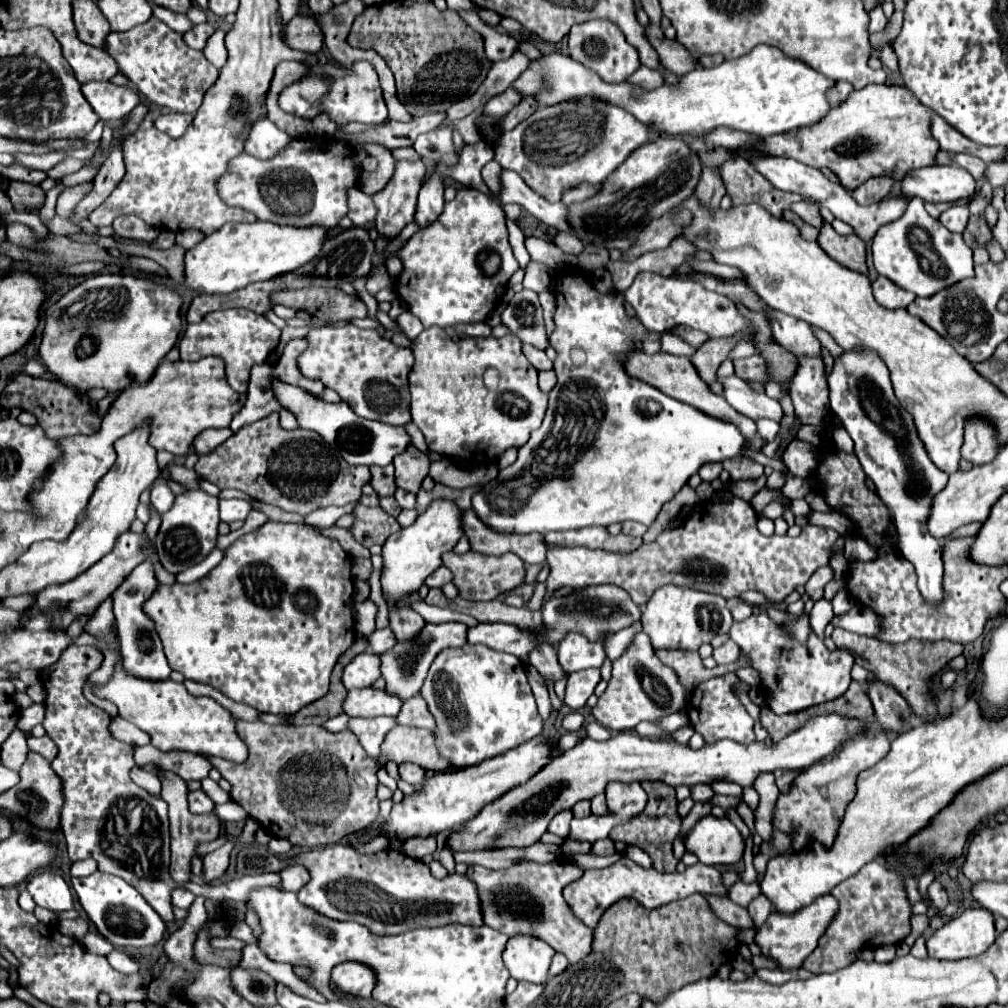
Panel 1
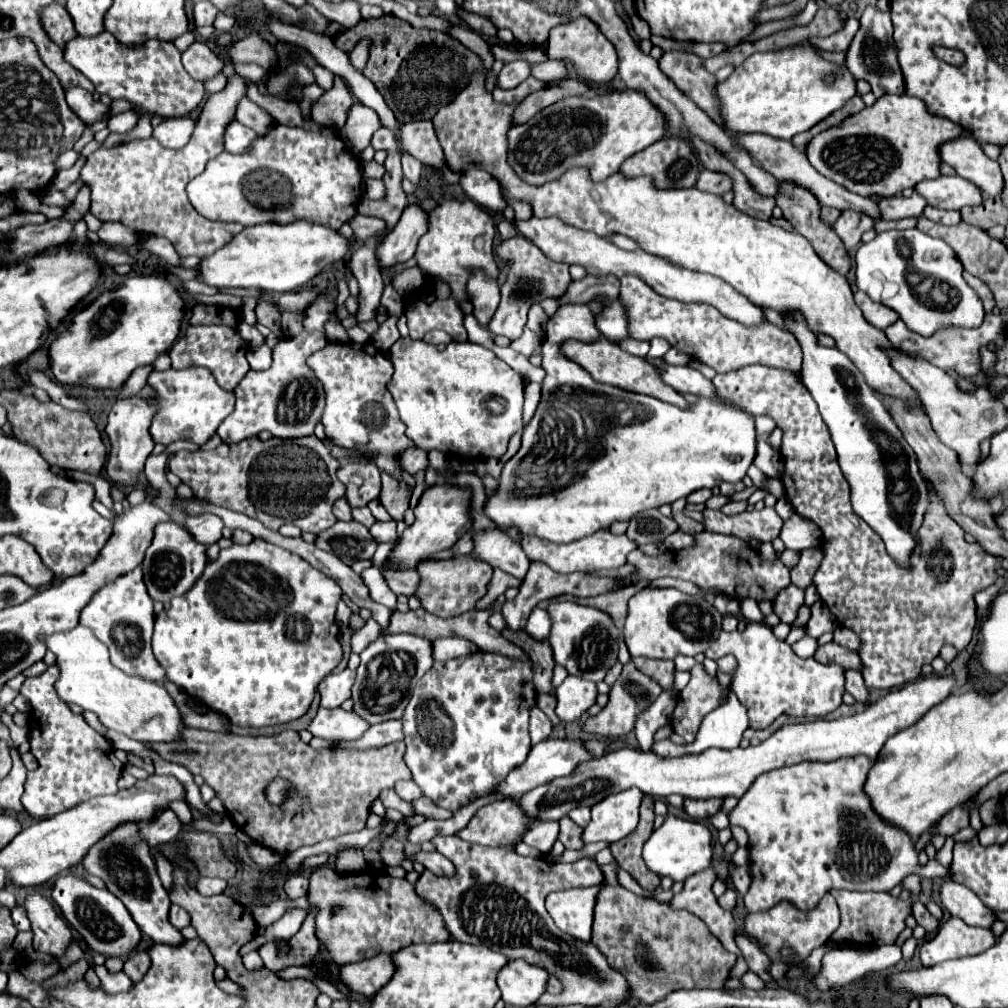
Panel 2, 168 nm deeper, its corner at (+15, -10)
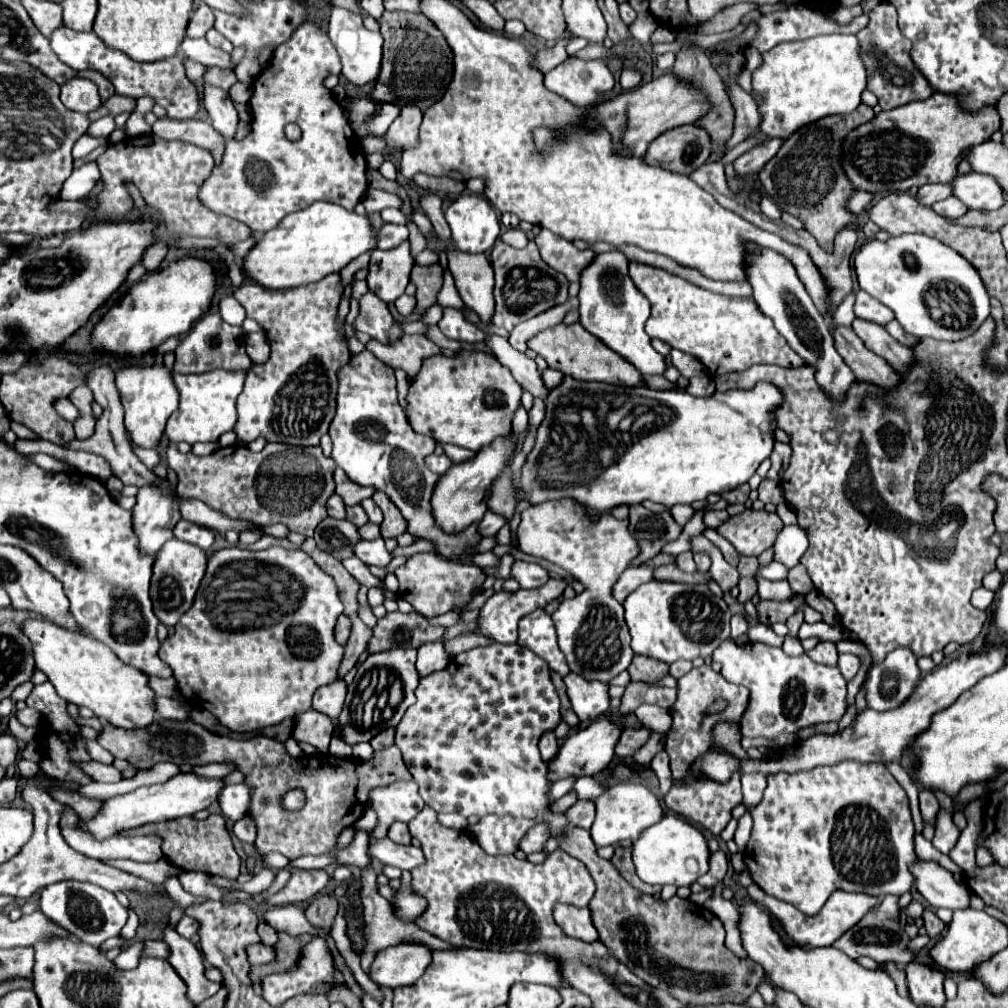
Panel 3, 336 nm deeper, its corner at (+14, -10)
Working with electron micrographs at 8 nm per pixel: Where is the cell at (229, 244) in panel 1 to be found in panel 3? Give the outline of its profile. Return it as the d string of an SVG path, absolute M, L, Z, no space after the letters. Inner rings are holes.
M315 201L311 207L287 215L275 229L263 233L257 239L257 245L239 261L239 269L247 279L251 279L253 283L257 283L265 289L303 287L303 285L321 281L329 273L339 273L349 261L353 261L355 257L359 257L365 251L375 249L375 241L377 241L377 231L371 229L367 217L345 211L333 203Z

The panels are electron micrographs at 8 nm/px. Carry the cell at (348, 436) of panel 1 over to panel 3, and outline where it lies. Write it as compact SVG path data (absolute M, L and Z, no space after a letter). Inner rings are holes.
M431 453L431 455L425 457L425 465L427 465L433 473L443 475L443 473L451 467L451 461L447 459L447 455L435 455L435 453Z

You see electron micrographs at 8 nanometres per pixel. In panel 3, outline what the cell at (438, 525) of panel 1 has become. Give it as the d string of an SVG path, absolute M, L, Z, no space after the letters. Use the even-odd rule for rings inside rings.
M513 435L509 439L493 441L493 445L481 449L475 459L465 461L463 465L453 465L435 485L433 497L431 497L431 513L435 519L435 525L445 533L461 533L473 523L479 523L483 519L483 513L487 511L485 501L491 487L491 481L499 477L499 473L505 467L507 457L513 455Z

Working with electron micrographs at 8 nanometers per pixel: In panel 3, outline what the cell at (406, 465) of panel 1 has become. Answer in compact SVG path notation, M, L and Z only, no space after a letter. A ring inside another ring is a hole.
M375 491L373 501L381 507L385 519L381 523L381 535L383 537L397 537L407 529L407 519L399 513L399 509L393 505L393 501L383 493L383 491Z

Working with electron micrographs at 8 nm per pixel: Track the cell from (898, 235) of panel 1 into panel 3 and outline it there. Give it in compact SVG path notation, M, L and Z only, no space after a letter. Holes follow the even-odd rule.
M911 233L911 235L889 237L887 241L877 241L877 239L867 241L855 255L855 271L857 271L859 287L867 291L871 297L875 297L877 301L881 301L883 305L887 305L895 313L895 319L905 329L905 333L911 333L915 337L957 341L973 333L973 329L977 329L977 325L981 325L989 317L989 295L975 267L967 263L967 259L963 259L957 251L953 251L951 247L947 247L945 243L929 235ZM931 281L951 281L963 287L963 291L969 295L971 301L967 327L963 329L939 327L939 321L933 321L929 317L929 309L925 309L923 295L925 291L929 291Z

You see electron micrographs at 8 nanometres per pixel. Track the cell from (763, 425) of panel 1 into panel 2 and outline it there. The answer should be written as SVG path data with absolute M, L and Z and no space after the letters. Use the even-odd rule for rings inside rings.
M758 439L758 453L754 459L754 465L768 477L778 477L782 473L782 457L778 451L774 451L766 441Z

